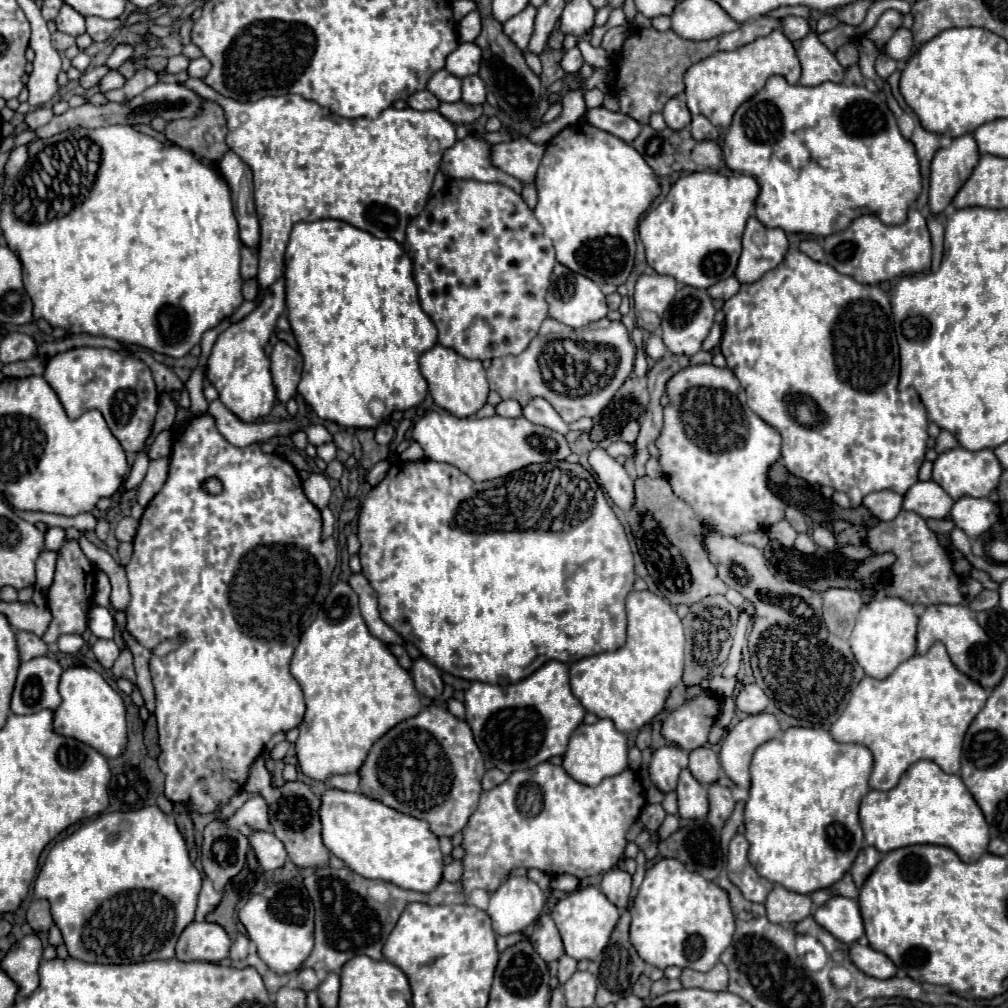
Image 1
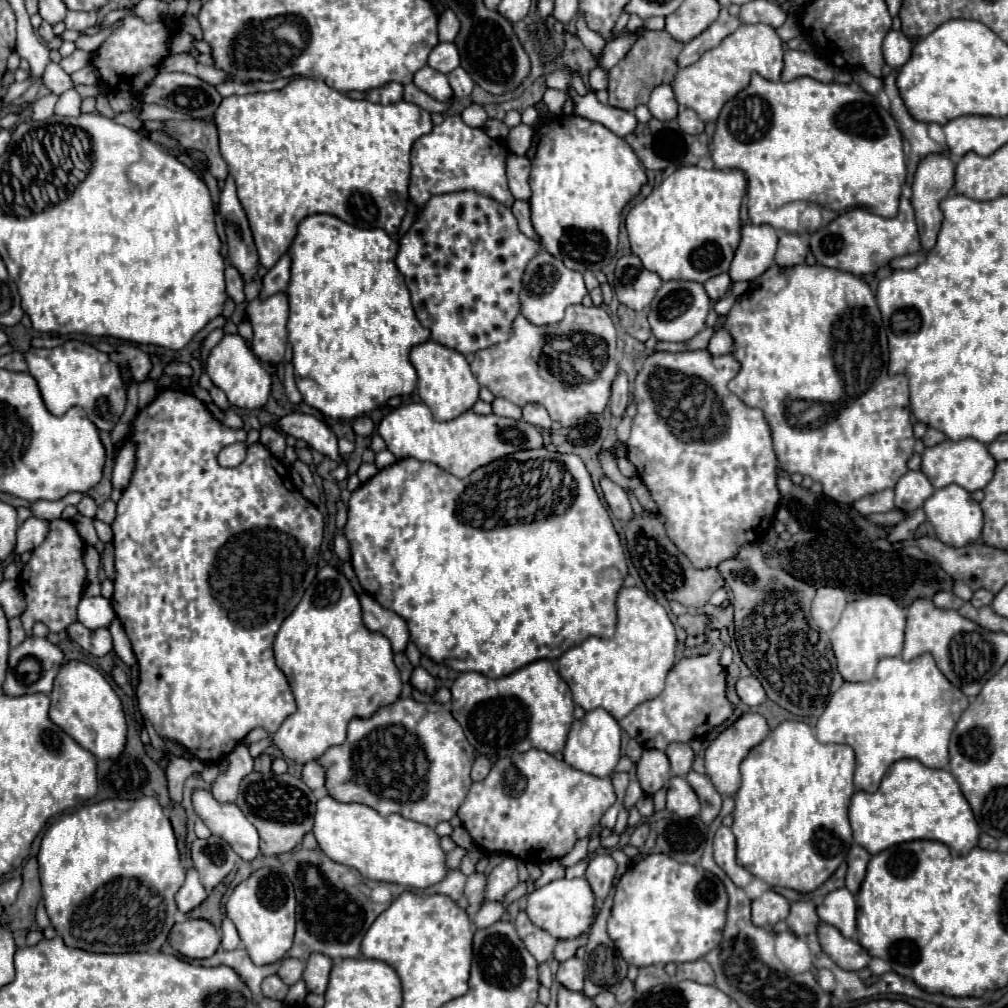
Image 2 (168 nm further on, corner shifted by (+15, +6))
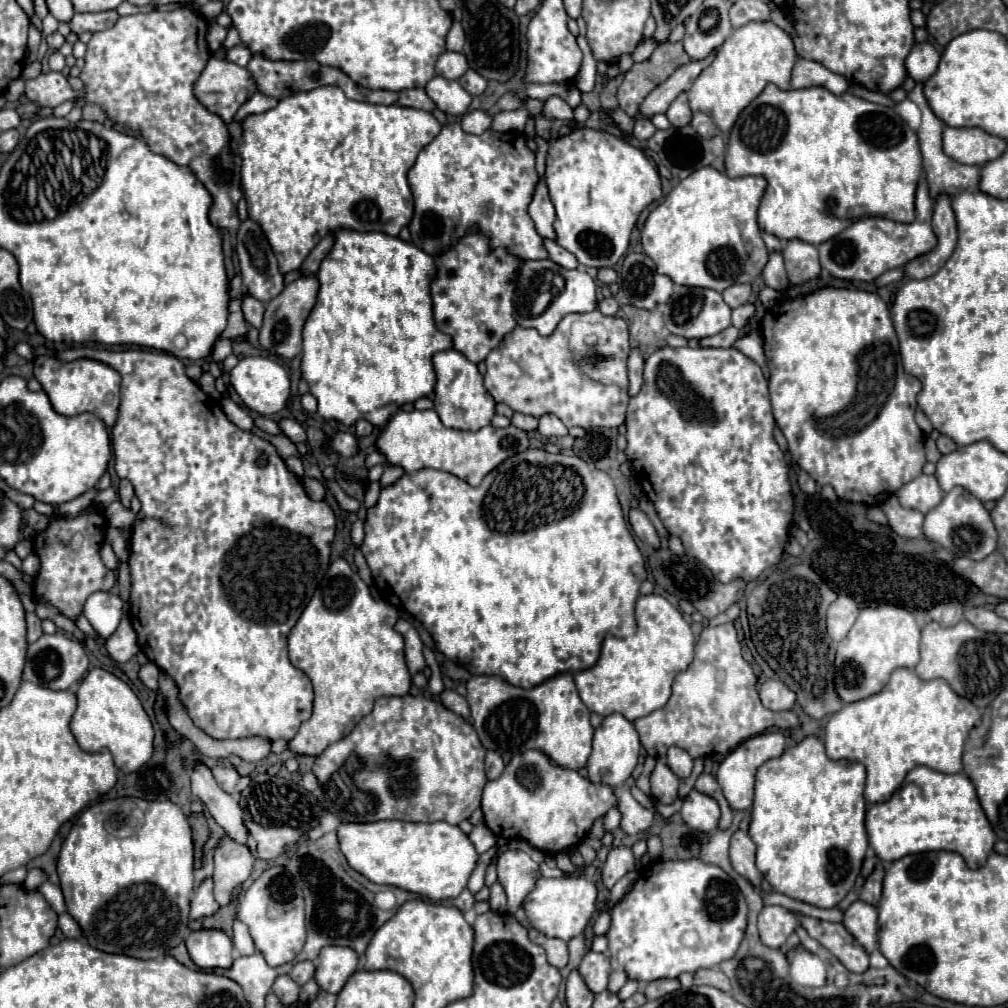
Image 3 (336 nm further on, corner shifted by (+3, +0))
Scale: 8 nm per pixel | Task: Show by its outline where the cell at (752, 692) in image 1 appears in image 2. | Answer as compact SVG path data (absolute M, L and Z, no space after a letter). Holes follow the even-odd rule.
M753 676L739 678L737 684L735 684L735 688L737 688L737 696L747 706L759 706L765 700L765 692L761 690L761 684Z

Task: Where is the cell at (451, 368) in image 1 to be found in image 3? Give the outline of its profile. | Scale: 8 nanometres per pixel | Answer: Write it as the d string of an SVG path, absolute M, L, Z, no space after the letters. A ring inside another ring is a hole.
M445 350L437 352L433 356L437 384L435 384L435 412L439 414L441 422L447 428L455 430L469 430L477 432L491 424L491 418L495 416L495 400L485 388L483 376L477 368L477 364L469 362L461 352L457 350Z

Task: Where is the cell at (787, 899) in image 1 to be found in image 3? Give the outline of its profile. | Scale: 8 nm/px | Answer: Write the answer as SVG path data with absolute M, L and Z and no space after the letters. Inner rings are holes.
M765 906L759 914L759 938L767 948L783 948L789 934L797 928L797 916L783 906Z

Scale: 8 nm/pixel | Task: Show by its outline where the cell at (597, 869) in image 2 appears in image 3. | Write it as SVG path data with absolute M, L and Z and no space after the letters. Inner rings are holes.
M611 846L607 862L603 866L603 884L611 890L613 884L635 868L635 856L631 846Z

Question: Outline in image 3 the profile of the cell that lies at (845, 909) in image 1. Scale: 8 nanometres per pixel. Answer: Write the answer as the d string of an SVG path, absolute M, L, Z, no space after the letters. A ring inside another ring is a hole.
M861 900L853 902L845 910L843 924L849 928L849 932L855 936L855 940L871 954L879 948L879 936L877 936L877 908L871 904L865 904Z

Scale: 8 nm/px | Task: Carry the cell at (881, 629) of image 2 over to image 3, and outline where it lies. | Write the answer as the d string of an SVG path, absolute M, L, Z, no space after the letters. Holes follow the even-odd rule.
M877 606L865 608L857 616L853 628L845 640L837 646L835 656L835 690L843 704L865 700L873 694L879 694L889 676L897 668L915 668L919 662L919 640L921 630L911 612L901 606Z

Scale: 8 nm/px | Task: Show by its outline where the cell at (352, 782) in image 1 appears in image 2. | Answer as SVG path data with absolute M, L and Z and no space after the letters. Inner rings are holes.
M307 762L301 778L311 790L325 790L325 768L319 762Z

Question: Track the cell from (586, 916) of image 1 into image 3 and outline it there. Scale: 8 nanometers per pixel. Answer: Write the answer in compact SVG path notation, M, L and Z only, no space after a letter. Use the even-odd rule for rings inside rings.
M541 876L535 888L525 896L523 908L531 926L537 928L541 934L569 942L573 936L585 932L593 912L597 910L597 888L593 882L579 876L563 876L563 878Z

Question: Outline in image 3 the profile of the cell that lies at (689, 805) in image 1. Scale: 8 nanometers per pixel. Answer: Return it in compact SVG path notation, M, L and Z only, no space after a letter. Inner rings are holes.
M691 790L681 806L681 818L683 822L699 832L711 832L717 828L719 822L719 804L711 796L705 796L703 792Z

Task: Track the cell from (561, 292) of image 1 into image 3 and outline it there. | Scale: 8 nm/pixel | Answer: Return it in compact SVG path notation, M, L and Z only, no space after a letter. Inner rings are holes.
M523 260L515 272L513 318L521 328L535 328L541 336L549 336L561 318L569 312L591 312L597 308L595 282L585 270L565 270L553 260Z

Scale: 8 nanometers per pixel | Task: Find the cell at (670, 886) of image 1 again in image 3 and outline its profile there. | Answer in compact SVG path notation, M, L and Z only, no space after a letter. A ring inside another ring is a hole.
M699 858L691 860L659 860L643 870L633 888L611 908L611 928L607 932L611 956L625 968L627 976L637 982L653 982L659 978L677 978L683 972L715 968L731 960L745 936L747 904L733 878L715 864Z

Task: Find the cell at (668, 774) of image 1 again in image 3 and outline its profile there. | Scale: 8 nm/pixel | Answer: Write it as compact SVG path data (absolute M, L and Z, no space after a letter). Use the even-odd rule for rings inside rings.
M657 762L651 774L653 798L661 804L673 804L677 798L677 788L679 788L679 778L673 776L671 768L665 762Z

